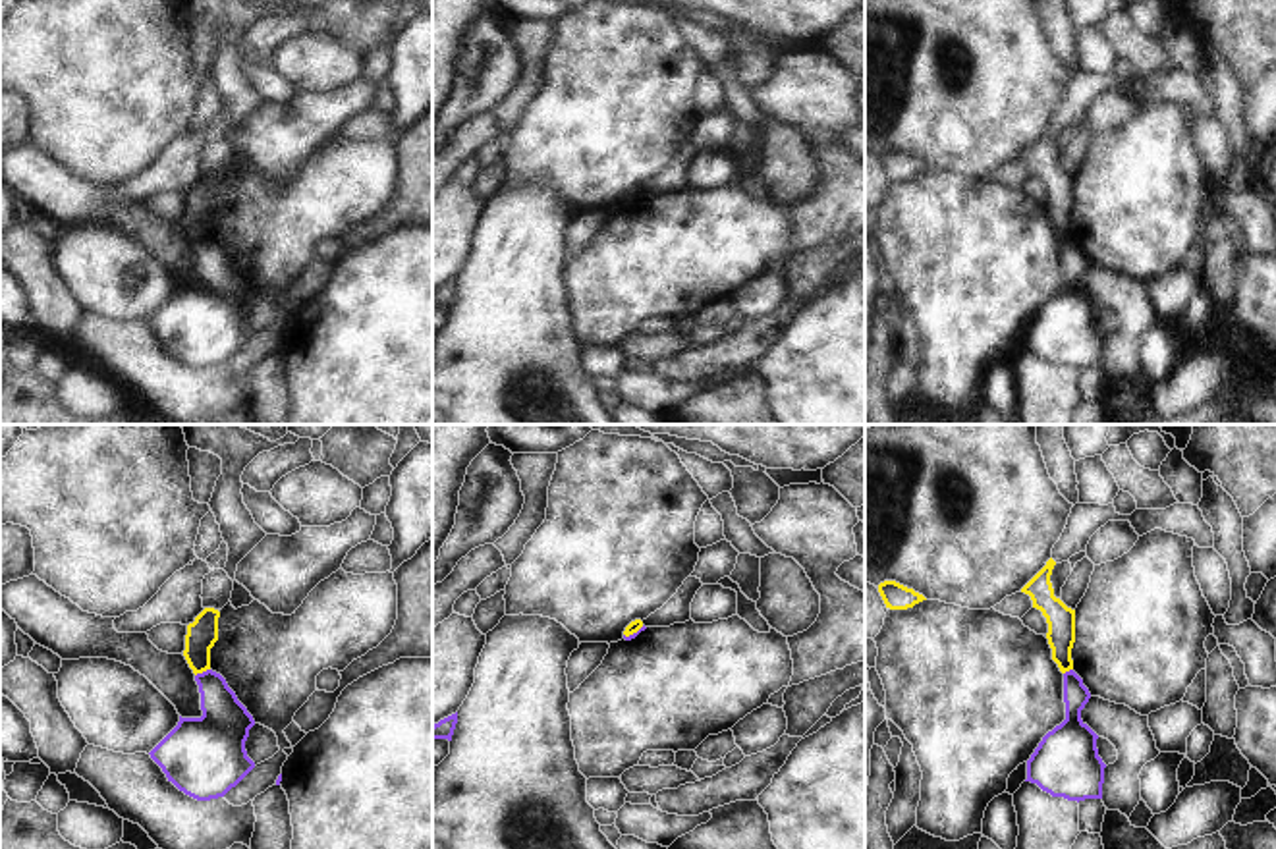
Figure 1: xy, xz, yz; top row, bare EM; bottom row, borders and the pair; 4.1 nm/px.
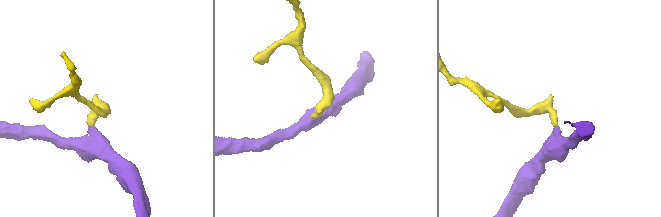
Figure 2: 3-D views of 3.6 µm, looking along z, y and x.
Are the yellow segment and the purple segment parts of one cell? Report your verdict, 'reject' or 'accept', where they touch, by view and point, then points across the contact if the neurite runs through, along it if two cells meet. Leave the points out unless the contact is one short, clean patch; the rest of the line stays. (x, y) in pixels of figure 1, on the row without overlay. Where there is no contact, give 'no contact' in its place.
reject; contact xy (201, 240); border xy (209, 236), (195, 244)

